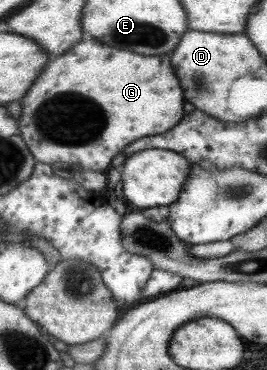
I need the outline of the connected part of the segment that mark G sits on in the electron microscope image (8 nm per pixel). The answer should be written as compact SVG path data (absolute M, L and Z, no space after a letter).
M84 33L84 39L48 63L48 71L40 75L40 83L28 90L22 98L22 116L18 119L20 129L24 129L23 139L35 160L40 163L68 163L80 165L84 170L102 171L110 161L130 143L142 139L144 135L160 135L178 125L184 117L184 95L180 83L170 67L170 57L146 57L132 51L102 45L94 37Z

